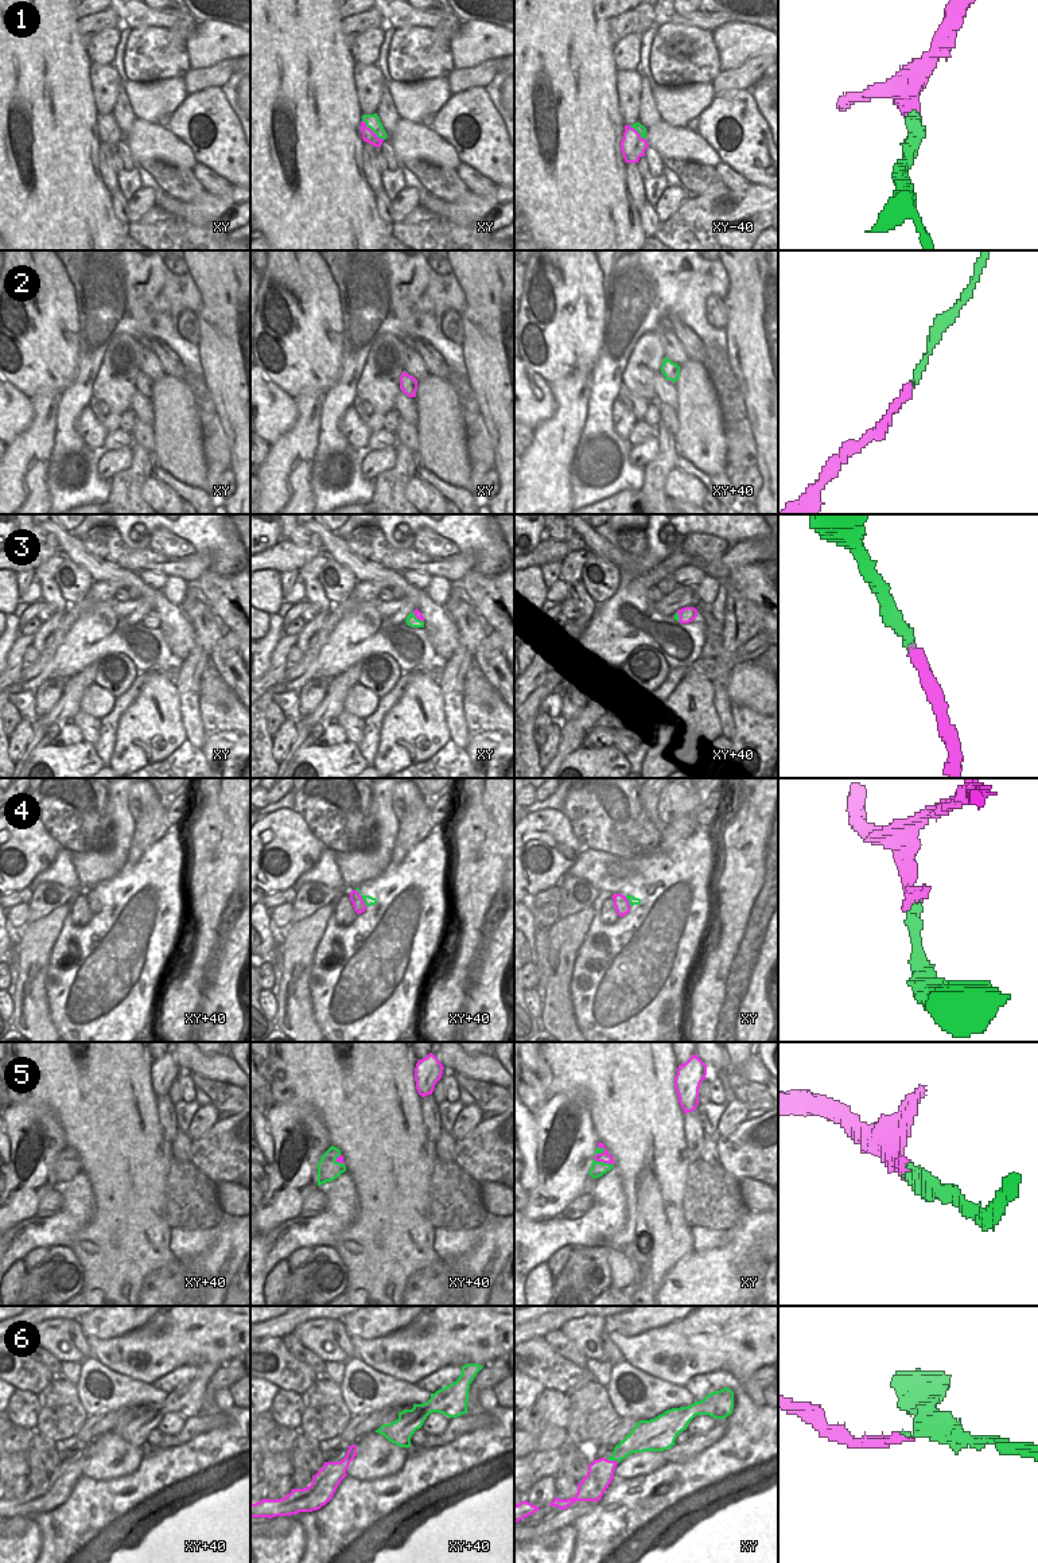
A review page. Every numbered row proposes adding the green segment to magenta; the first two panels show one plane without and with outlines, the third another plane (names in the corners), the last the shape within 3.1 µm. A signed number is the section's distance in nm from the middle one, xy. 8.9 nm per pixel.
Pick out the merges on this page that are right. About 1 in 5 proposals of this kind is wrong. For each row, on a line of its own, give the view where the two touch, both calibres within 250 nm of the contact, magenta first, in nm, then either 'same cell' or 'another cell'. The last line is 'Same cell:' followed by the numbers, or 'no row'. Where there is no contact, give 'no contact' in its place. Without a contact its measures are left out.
1: contact in xy; calibres 120 and 120 nm; same cell
2: contact in xy+40; calibres 20 and 150 nm; same cell
3: contact in xy; calibres 70 and 100 nm; same cell
4: contact in xy+40; calibres 110 and 90 nm; same cell
5: contact in xy; calibres 100 and 140 nm; same cell
6: contact in xy; calibres 240 and 170 nm; same cell
Same cell: 1, 2, 3, 4, 5, 6

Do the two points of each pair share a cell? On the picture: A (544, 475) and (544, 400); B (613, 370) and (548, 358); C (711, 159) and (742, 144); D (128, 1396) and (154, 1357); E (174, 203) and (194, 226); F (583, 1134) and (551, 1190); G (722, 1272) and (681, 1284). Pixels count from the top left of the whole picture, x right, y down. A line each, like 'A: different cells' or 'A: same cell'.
A: different cells
B: different cells
C: different cells
D: different cells
E: different cells
F: same cell
G: same cell

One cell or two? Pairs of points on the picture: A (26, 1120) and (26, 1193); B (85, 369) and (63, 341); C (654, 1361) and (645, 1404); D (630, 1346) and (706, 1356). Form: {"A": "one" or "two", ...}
{"A": "one", "B": "two", "C": "two", "D": "one"}

